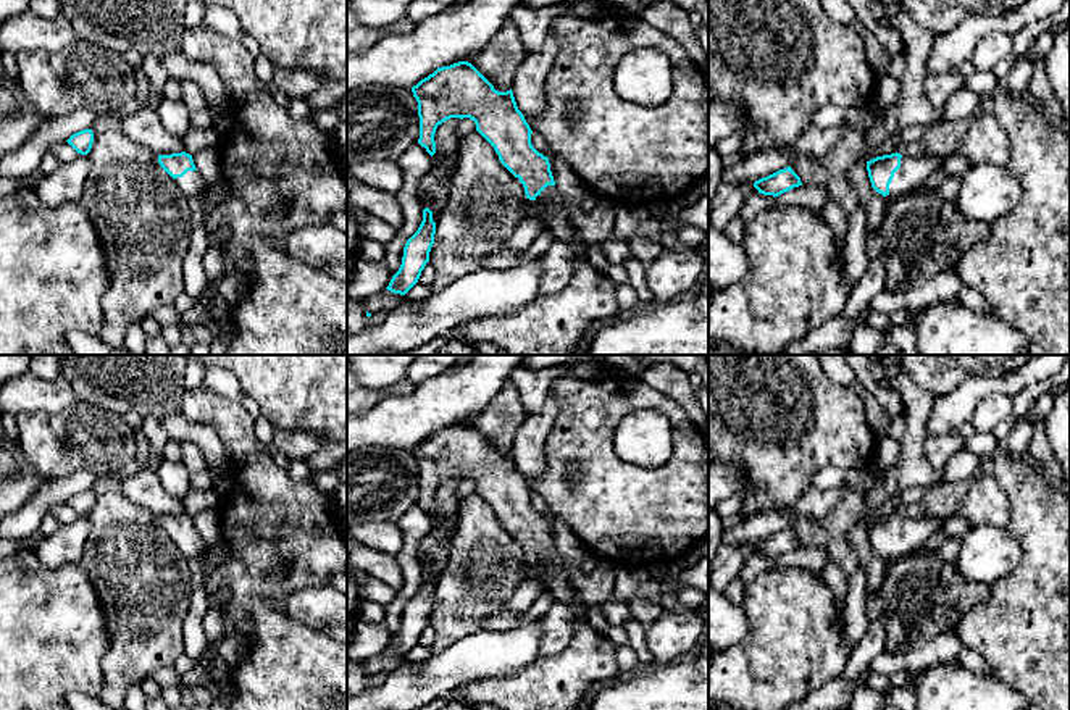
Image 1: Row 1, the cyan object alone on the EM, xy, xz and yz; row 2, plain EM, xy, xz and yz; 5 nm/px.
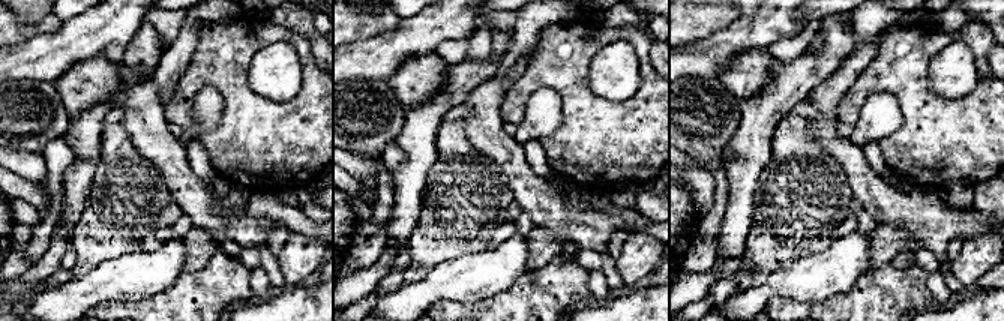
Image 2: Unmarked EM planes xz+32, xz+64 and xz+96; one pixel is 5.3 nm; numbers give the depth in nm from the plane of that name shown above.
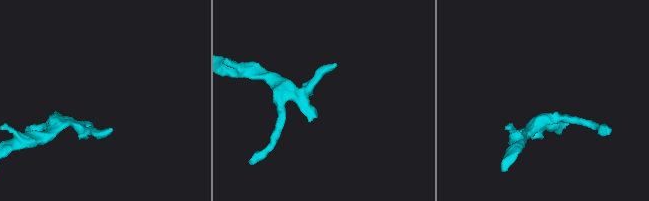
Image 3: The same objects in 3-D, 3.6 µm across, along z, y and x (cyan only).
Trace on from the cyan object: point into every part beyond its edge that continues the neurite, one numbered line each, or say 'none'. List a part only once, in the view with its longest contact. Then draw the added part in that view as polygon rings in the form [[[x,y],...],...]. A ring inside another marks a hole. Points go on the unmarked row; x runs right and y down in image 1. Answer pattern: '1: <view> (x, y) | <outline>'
1: yz (914, 533) | [[[902,516],[901,529],[894,534],[894,539],[889,545],[889,557],[902,557],[922,545],[941,528],[944,526],[943,520],[938,518],[907,518]]]

